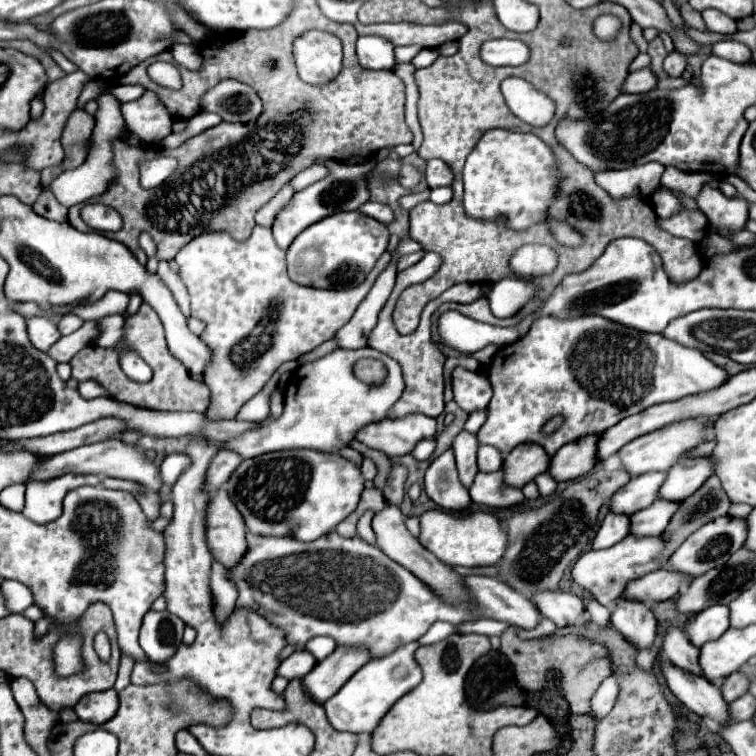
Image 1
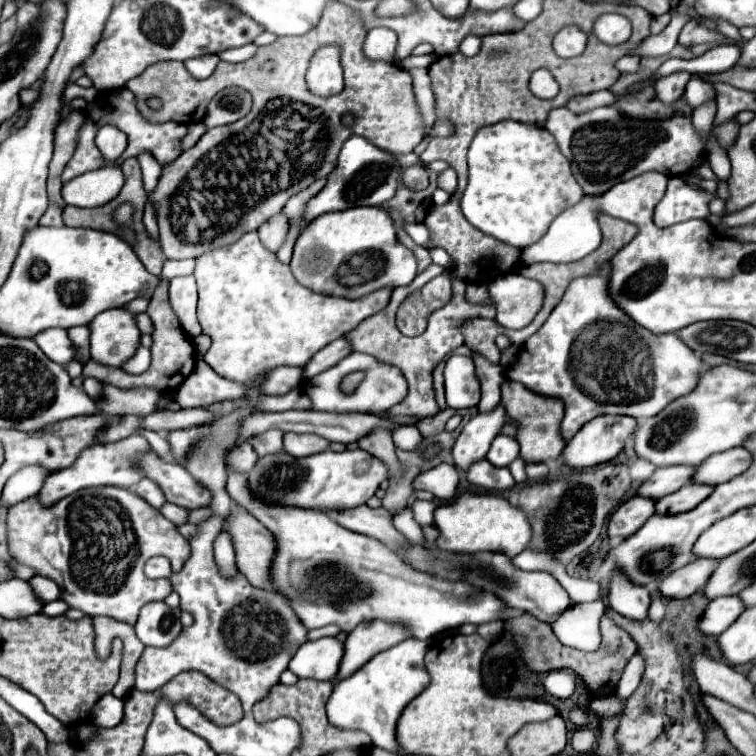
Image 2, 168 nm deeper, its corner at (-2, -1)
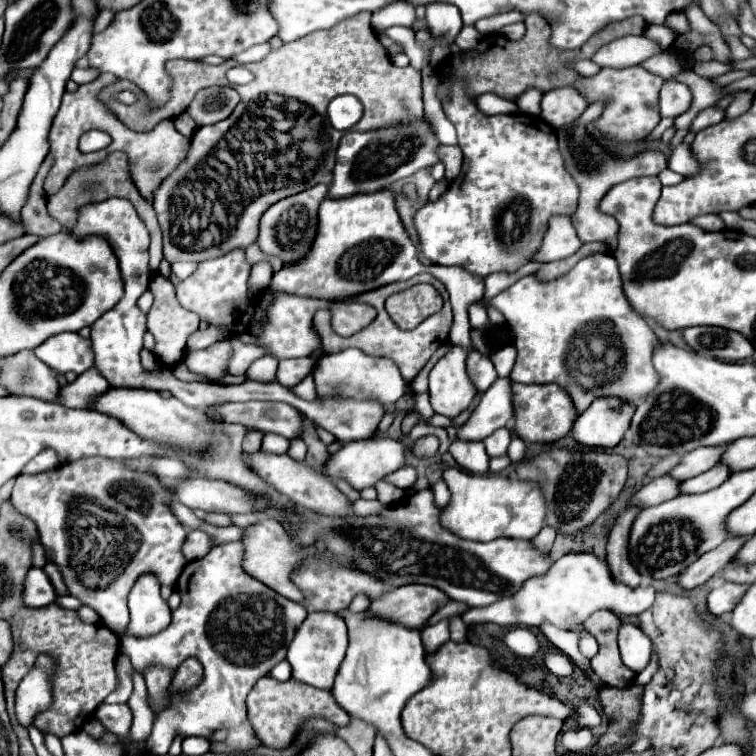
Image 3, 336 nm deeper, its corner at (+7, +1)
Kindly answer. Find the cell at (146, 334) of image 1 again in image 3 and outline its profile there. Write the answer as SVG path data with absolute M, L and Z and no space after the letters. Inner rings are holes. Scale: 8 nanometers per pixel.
M154 275L152 281L150 281L150 287L148 287L154 295L154 303L152 303L152 309L148 311L148 331L154 335L156 339L156 345L154 345L154 355L156 359L166 365L166 367L174 367L178 365L184 355L186 355L186 339L192 331L198 329L198 315L192 313L192 311L186 311L178 299L176 299L176 293L174 293L174 285L164 279L162 275Z

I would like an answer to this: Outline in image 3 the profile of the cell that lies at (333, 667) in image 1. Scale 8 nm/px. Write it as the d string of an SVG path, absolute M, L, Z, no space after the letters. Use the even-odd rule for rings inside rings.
M404 585L372 601L368 611L384 621L394 621L408 629L420 629L446 601L448 597L444 597L444 593L436 587Z

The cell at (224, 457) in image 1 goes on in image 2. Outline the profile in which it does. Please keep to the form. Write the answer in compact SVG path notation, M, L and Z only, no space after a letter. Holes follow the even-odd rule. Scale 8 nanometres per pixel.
M249 443L237 447L237 449L233 449L233 453L229 453L229 465L233 465L233 469L237 469L241 473L249 473L255 463L257 463L257 453Z

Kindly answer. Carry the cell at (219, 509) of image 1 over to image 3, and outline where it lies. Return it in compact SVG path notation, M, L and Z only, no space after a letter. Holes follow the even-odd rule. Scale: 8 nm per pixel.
M260 519L258 523L250 525L244 529L242 535L242 543L244 543L244 557L242 557L242 567L248 575L254 575L254 579L258 579L260 583L268 585L270 589L274 589L278 595L292 599L296 603L302 603L302 593L300 589L290 581L290 573L296 565L296 561L300 559L302 553L312 553L312 549L300 549L298 545L294 545L288 535L284 533L284 529L280 527L280 523L276 523L274 519Z

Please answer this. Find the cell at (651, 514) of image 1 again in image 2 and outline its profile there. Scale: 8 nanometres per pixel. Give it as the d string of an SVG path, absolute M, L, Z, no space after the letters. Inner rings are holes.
M687 483L677 493L669 493L657 501L657 513L679 513L697 507L713 493L713 485L705 483Z

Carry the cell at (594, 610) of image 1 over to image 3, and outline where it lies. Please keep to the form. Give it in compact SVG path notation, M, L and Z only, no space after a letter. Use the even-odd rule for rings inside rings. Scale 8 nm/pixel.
M544 527L534 539L532 539L532 543L534 543L534 547L538 547L538 551L542 551L542 553L548 553L550 549L552 549L552 543L554 543L554 539L556 539L556 529L550 529L550 527Z

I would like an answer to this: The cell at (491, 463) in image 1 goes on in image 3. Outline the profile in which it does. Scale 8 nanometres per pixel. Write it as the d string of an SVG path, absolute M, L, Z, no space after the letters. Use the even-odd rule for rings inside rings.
M508 427L498 429L490 437L486 437L484 439L484 445L486 445L488 457L502 457L502 455L506 455L508 445L510 445L510 439L512 439L512 433L510 433Z

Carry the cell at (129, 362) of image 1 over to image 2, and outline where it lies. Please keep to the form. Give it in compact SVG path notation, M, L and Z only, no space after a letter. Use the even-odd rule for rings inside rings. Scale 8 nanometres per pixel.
M141 347L141 349L137 349L135 357L123 365L123 371L131 373L131 375L141 375L149 369L149 365L151 365L151 353L149 353L149 349Z

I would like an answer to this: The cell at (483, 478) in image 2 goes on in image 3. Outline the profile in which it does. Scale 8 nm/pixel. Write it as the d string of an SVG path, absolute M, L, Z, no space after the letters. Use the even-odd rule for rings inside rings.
M456 439L450 445L450 453L456 459L456 463L474 475L486 475L488 473L488 455L484 451L484 443L470 443L470 441L460 441Z

